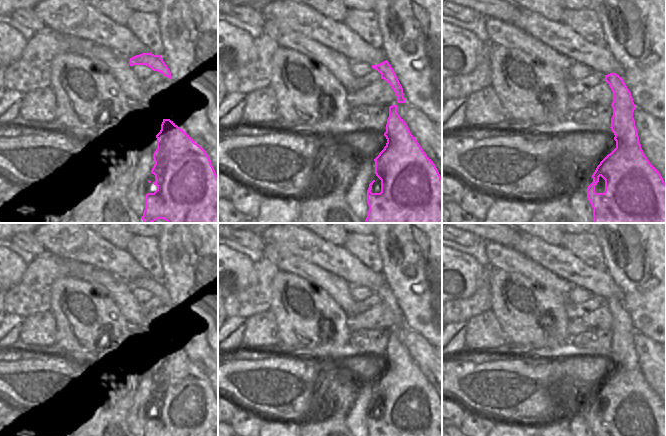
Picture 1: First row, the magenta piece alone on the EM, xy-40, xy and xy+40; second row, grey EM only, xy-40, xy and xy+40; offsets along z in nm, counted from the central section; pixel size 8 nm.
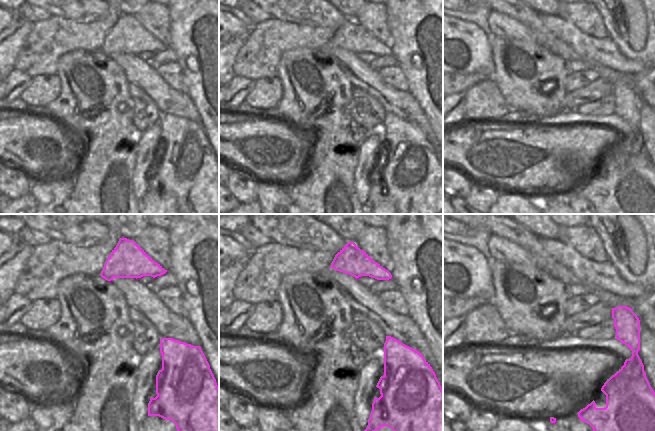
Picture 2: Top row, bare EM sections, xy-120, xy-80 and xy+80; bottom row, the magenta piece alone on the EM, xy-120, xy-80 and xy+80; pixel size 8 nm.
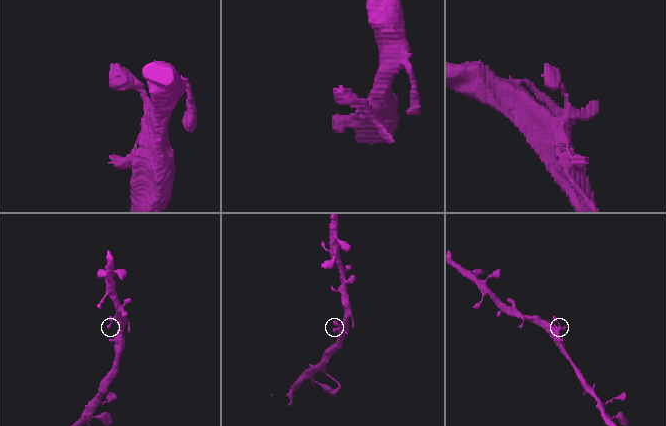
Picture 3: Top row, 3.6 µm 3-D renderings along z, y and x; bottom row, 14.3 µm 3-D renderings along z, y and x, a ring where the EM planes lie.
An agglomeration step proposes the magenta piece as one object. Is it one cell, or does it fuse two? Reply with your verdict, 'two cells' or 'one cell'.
one cell

